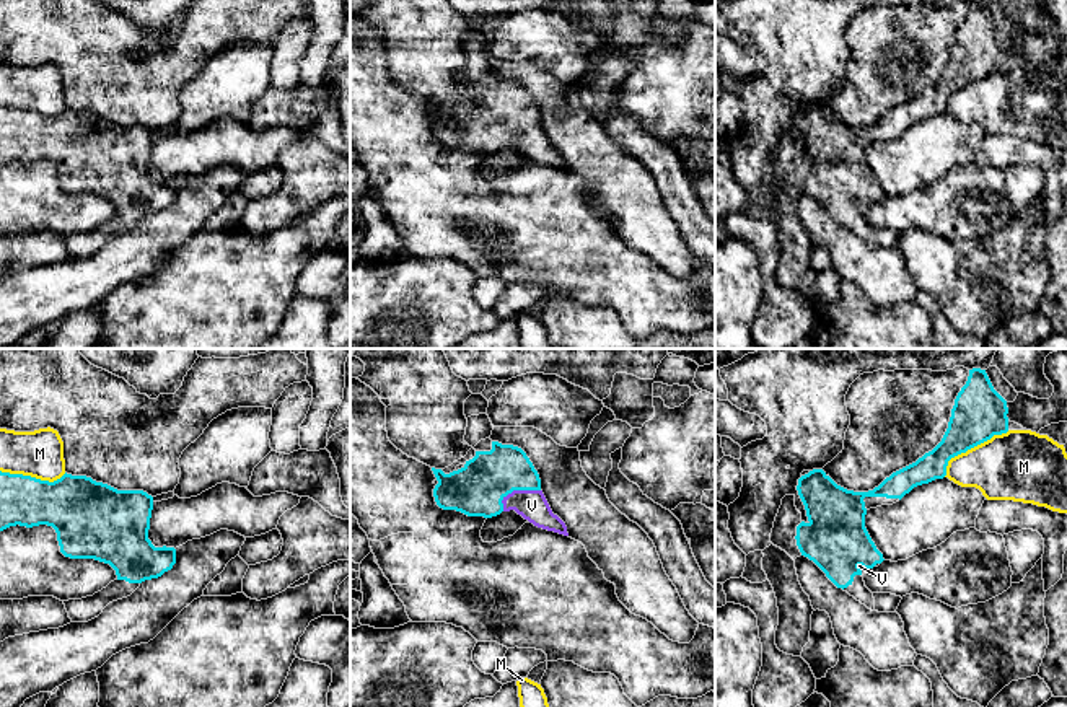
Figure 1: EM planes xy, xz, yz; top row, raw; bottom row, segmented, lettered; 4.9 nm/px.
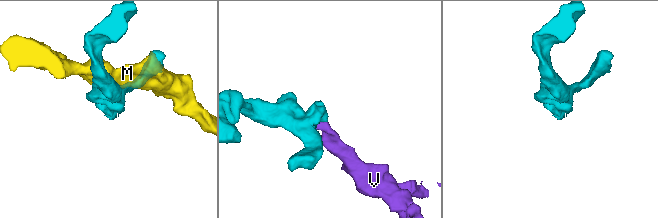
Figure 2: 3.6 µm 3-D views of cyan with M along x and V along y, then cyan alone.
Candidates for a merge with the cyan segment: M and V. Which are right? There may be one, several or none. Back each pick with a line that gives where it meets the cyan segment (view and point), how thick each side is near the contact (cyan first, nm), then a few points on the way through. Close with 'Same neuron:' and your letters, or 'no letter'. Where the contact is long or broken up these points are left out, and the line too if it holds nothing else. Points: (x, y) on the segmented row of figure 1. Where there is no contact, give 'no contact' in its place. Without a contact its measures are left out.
V: meets cyan in xz at (515, 489); 260 nm thick on the cyan side, 150 nm on the other; runs through xz (478, 489), (515, 489), (531, 505)
Same neuron: V

